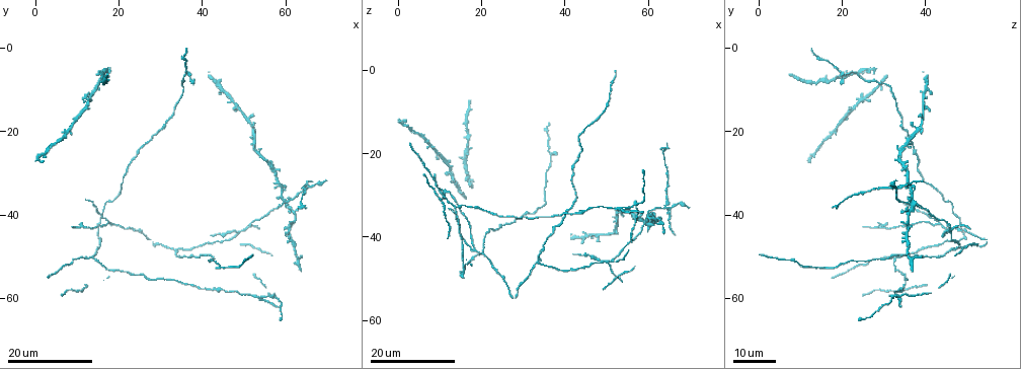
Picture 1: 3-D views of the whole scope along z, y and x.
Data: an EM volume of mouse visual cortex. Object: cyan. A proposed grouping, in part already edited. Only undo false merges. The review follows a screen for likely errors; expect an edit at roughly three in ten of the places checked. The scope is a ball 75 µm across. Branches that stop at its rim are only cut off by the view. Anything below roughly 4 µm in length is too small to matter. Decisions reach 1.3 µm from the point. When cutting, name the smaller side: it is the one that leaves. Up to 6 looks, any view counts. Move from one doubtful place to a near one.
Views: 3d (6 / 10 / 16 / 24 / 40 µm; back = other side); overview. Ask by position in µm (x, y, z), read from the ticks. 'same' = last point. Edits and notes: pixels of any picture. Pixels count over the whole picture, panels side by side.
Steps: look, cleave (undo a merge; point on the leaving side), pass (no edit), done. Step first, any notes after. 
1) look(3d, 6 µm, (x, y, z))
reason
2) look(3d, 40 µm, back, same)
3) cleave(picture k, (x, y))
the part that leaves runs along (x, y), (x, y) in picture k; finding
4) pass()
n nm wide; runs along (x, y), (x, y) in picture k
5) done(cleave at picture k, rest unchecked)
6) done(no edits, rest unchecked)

look(3d, 24 µm, (18.5, 42.5, 42.5))

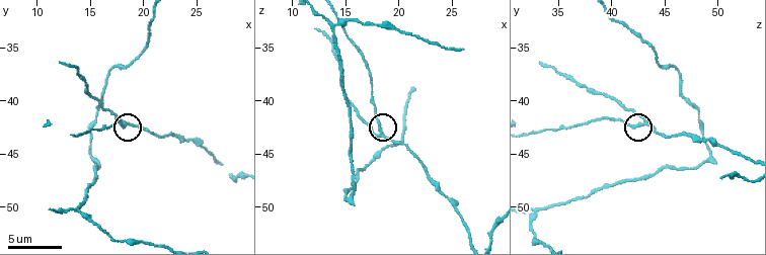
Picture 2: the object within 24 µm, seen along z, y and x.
look(3d, 10 µm, (18.2, 42.0, 42.8))

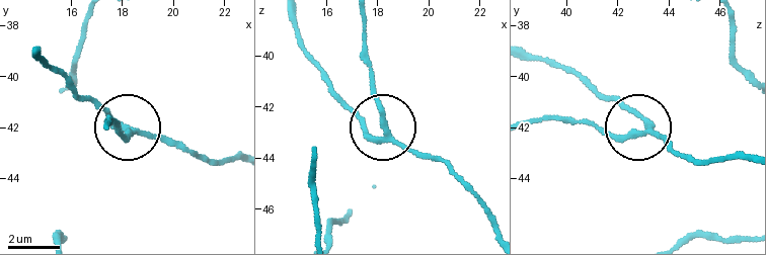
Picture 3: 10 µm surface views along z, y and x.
cleave(picture 3, (374, 95))
the part that leaves runs along (388, 134), (369, 77), (363, 18) in picture 3; two neurons meet here

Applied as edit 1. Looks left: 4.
look(overview)
see it whole again

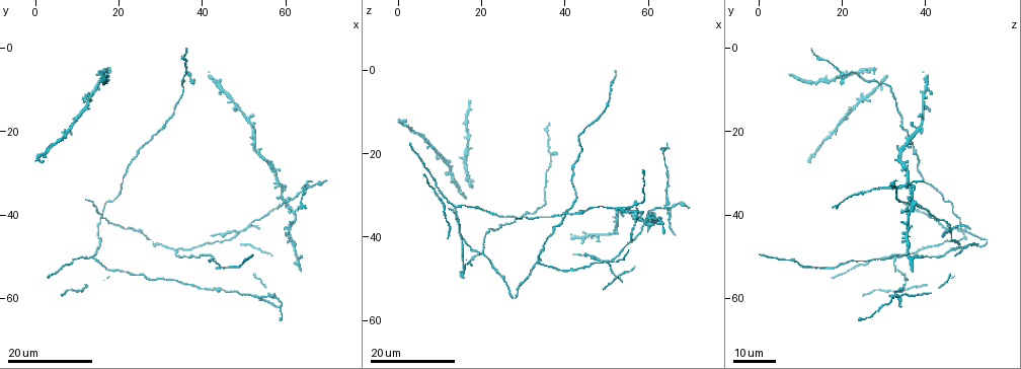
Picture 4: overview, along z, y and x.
look(3d, 16 µm, (33.0, 49.0, 46.5))
three arms meet

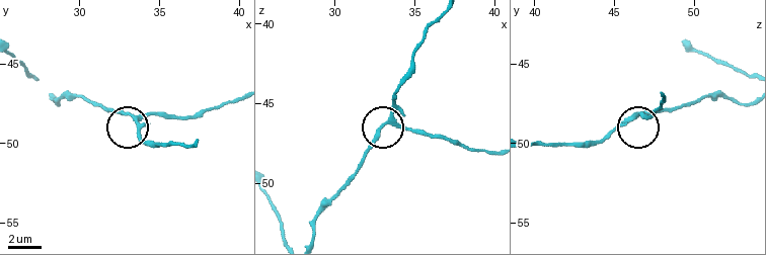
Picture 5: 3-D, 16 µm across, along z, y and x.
look(3d, 6 µm, (33.6, 48.5, 46.0))

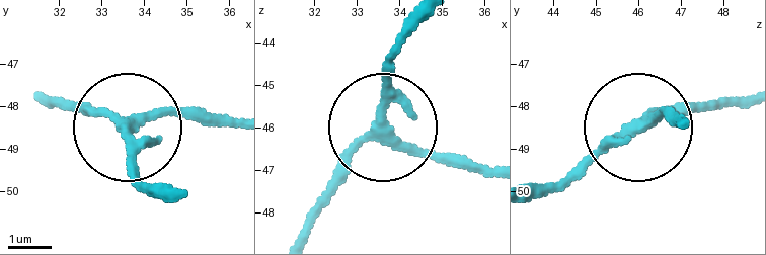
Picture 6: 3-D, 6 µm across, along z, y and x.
pass()
side arm 58 µm; runs along (300, 234), (376, 124), (380, 81), (398, 53) in picture 6; all the same neuron

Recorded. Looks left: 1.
look(3d, 16 µm, (14.0, 50.4, 33.0))
three arms meet

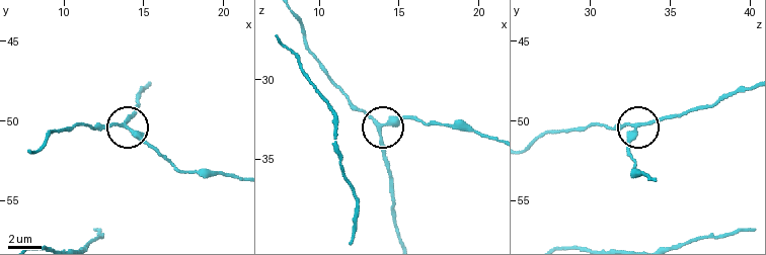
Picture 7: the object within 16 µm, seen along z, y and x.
pass()
260 nm wide; all the same neuron

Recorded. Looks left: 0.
done(cleave at picture 3, rest unchecked)

